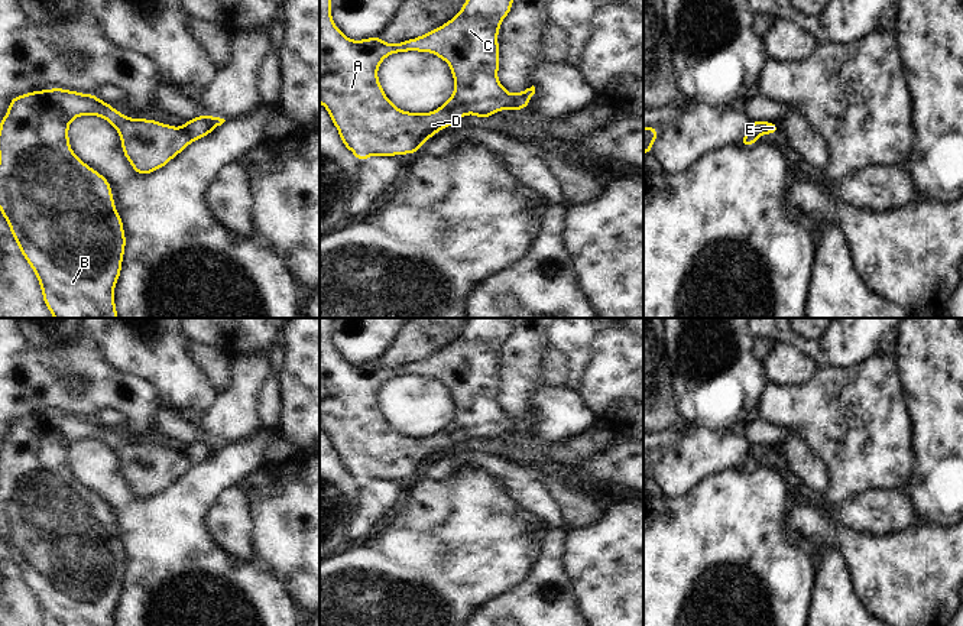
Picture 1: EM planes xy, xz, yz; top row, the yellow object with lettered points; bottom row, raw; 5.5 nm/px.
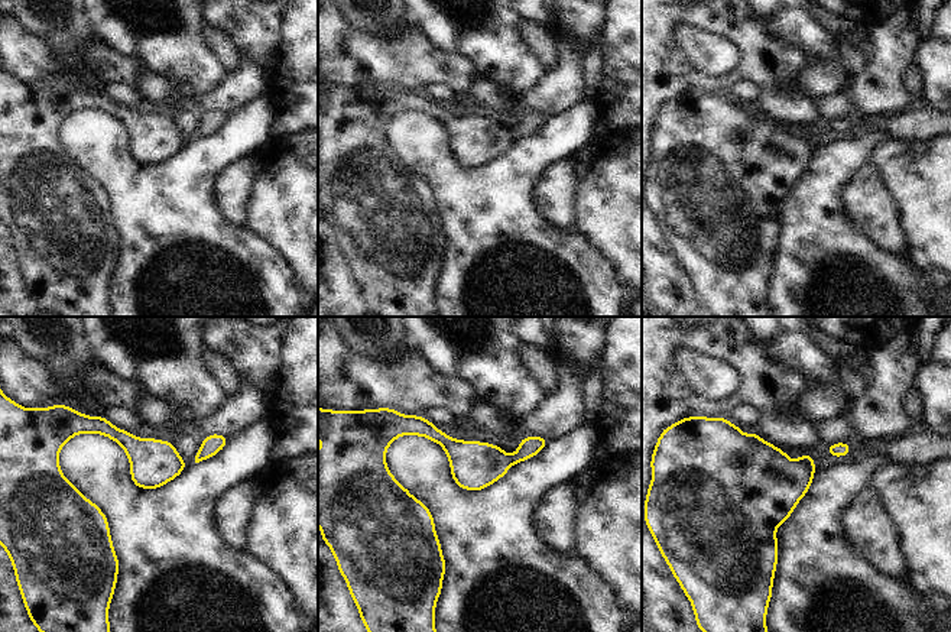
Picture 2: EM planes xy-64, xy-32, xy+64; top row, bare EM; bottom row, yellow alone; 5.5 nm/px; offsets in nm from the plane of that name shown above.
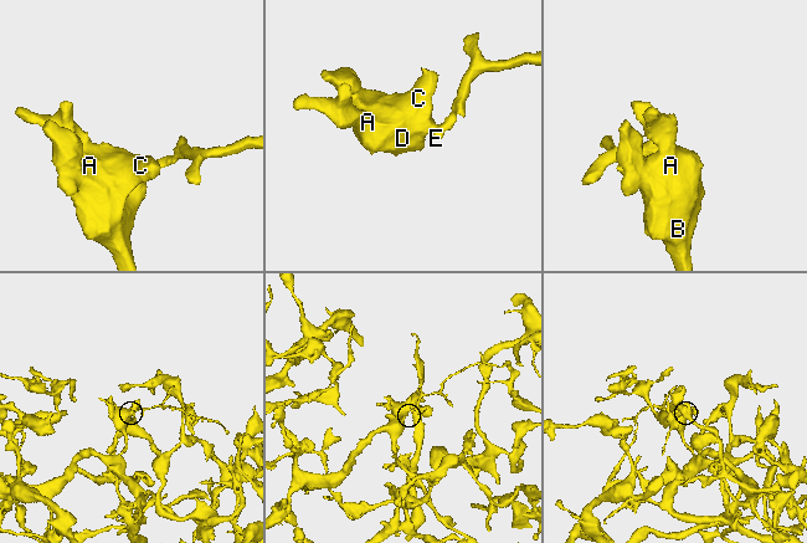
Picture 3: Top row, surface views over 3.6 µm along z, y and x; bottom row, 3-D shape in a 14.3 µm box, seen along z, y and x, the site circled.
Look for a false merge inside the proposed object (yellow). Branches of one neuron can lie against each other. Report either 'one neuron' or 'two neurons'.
two neurons

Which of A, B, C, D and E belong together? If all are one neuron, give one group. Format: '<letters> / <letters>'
A B C D / E

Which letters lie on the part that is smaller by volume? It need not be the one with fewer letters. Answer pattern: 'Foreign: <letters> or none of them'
Foreign: E

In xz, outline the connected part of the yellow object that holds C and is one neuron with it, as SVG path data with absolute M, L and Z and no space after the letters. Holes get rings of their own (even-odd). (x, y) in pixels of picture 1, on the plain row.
M320 318L320 426L327 432L340 464L360 487L369 480L418 477L435 457L467 438L490 442L500 434L509 434L513 419L497 403L497 359L513 330L513 318L470 318L451 344L399 367L386 367L380 359L363 364L347 361L331 341L331 320ZM411 374L431 376L445 385L455 406L451 421L431 437L399 434L386 421L377 402L377 393L388 379Z

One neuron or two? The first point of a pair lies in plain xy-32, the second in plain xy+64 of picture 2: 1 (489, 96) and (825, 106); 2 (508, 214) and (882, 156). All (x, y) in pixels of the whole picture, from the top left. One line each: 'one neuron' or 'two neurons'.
1: one neuron
2: two neurons

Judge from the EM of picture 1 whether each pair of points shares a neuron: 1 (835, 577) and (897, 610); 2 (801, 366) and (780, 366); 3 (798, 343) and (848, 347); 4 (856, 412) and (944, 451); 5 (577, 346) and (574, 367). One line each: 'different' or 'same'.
1: different
2: same
3: same
4: different
5: same

